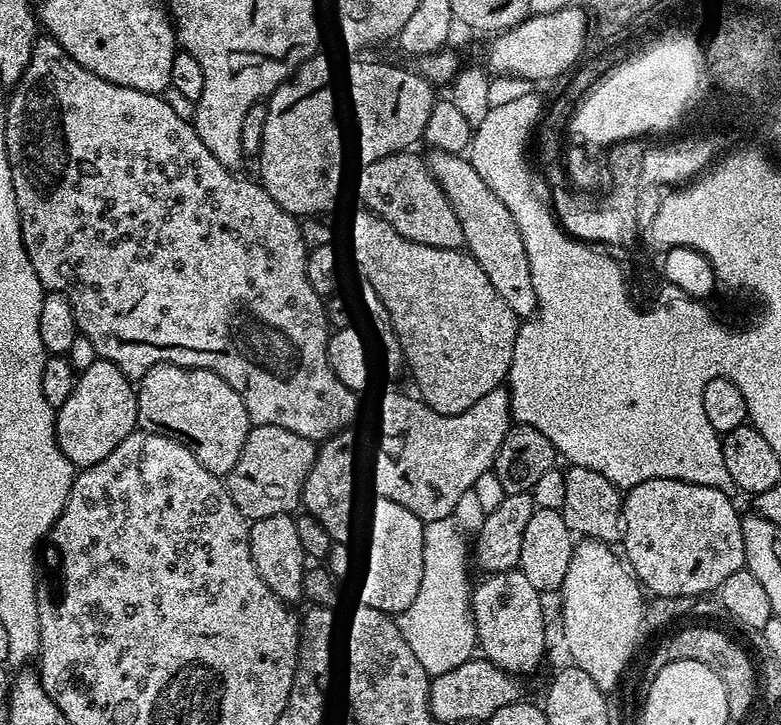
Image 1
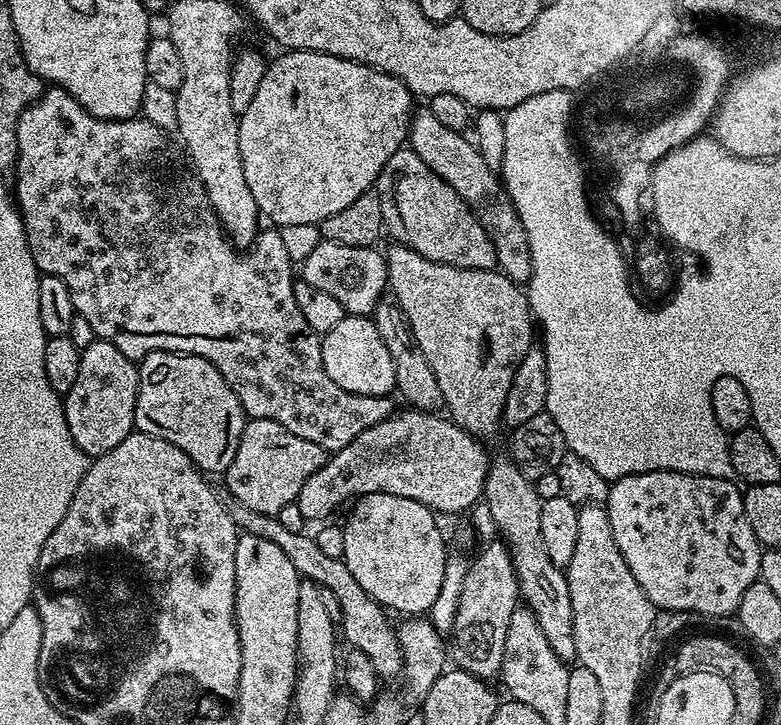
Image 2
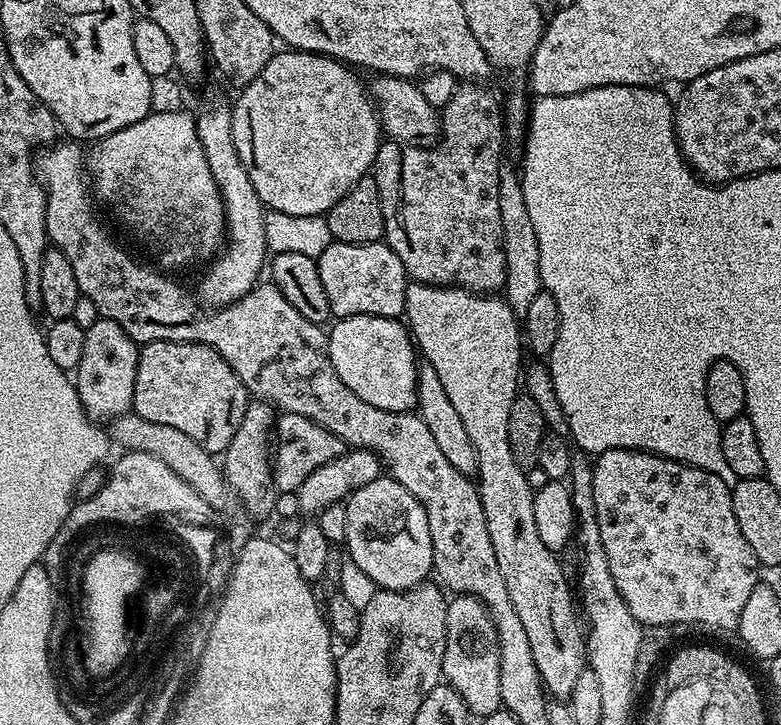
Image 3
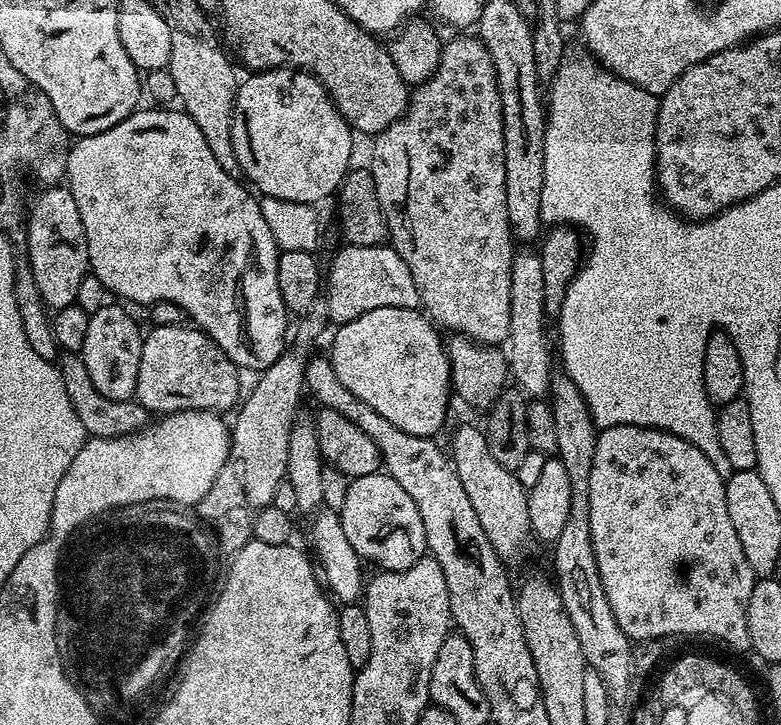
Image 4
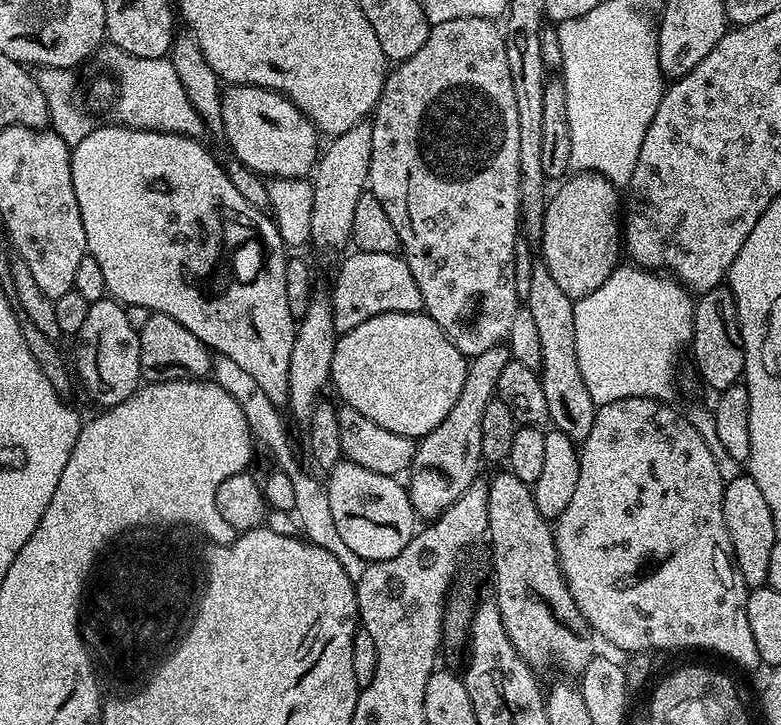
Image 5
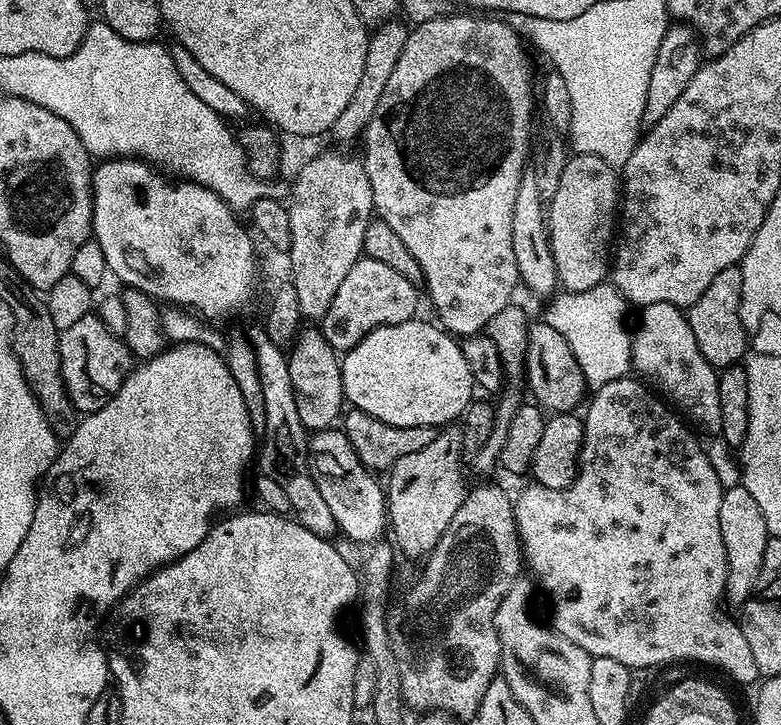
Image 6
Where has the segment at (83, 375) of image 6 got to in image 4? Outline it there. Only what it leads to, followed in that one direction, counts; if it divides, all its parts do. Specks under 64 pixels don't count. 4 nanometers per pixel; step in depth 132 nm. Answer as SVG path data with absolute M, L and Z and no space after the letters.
M110 302L102 310L91 313L86 326L86 342L82 342L79 358L90 374L90 382L98 386L106 398L130 400L135 397L138 382L138 362L142 358L142 328L119 303Z

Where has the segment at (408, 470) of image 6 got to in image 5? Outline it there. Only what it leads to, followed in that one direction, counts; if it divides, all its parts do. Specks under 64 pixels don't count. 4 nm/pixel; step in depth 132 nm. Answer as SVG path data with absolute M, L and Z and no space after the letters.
M504 342L473 357L453 409L430 434L421 437L417 443L408 476L408 489L412 508L419 519L433 520L439 517L479 477L478 470L484 460L481 454L482 413L486 404L495 397L498 377L510 360L511 348Z

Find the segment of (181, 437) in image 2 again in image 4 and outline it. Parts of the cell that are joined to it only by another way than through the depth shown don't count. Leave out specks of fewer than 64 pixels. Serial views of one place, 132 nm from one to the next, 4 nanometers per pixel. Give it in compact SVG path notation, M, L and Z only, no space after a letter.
M187 323L178 326L152 326L143 333L142 358L138 362L138 382L136 383L135 401L152 414L167 414L169 412L185 412L191 408L202 408L217 414L227 413L237 407L241 399L240 376L237 368L224 351L217 346L207 334Z

